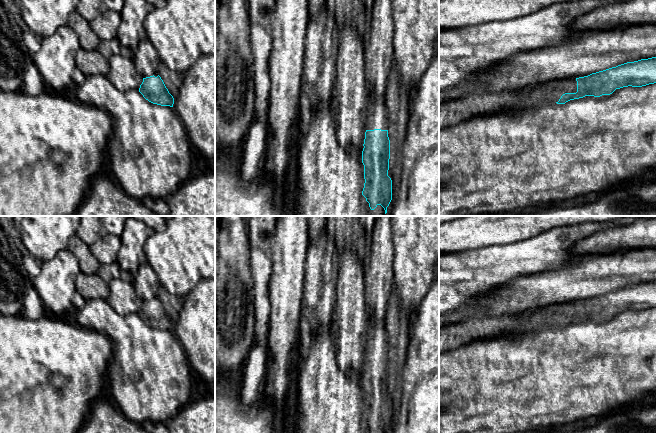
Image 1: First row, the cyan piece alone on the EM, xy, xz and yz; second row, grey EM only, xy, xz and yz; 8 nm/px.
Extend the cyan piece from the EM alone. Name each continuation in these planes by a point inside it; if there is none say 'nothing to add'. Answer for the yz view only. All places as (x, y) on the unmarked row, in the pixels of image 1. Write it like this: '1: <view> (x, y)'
1: yz (540, 319)

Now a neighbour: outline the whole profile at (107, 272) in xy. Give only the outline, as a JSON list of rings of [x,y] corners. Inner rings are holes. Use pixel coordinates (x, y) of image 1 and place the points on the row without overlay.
[[[113,262],[111,264],[100,265],[97,274],[106,282],[110,282],[112,279],[117,279],[122,277],[122,270],[119,264]]]

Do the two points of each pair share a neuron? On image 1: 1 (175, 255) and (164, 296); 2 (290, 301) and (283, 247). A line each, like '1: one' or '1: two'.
1: two
2: one

